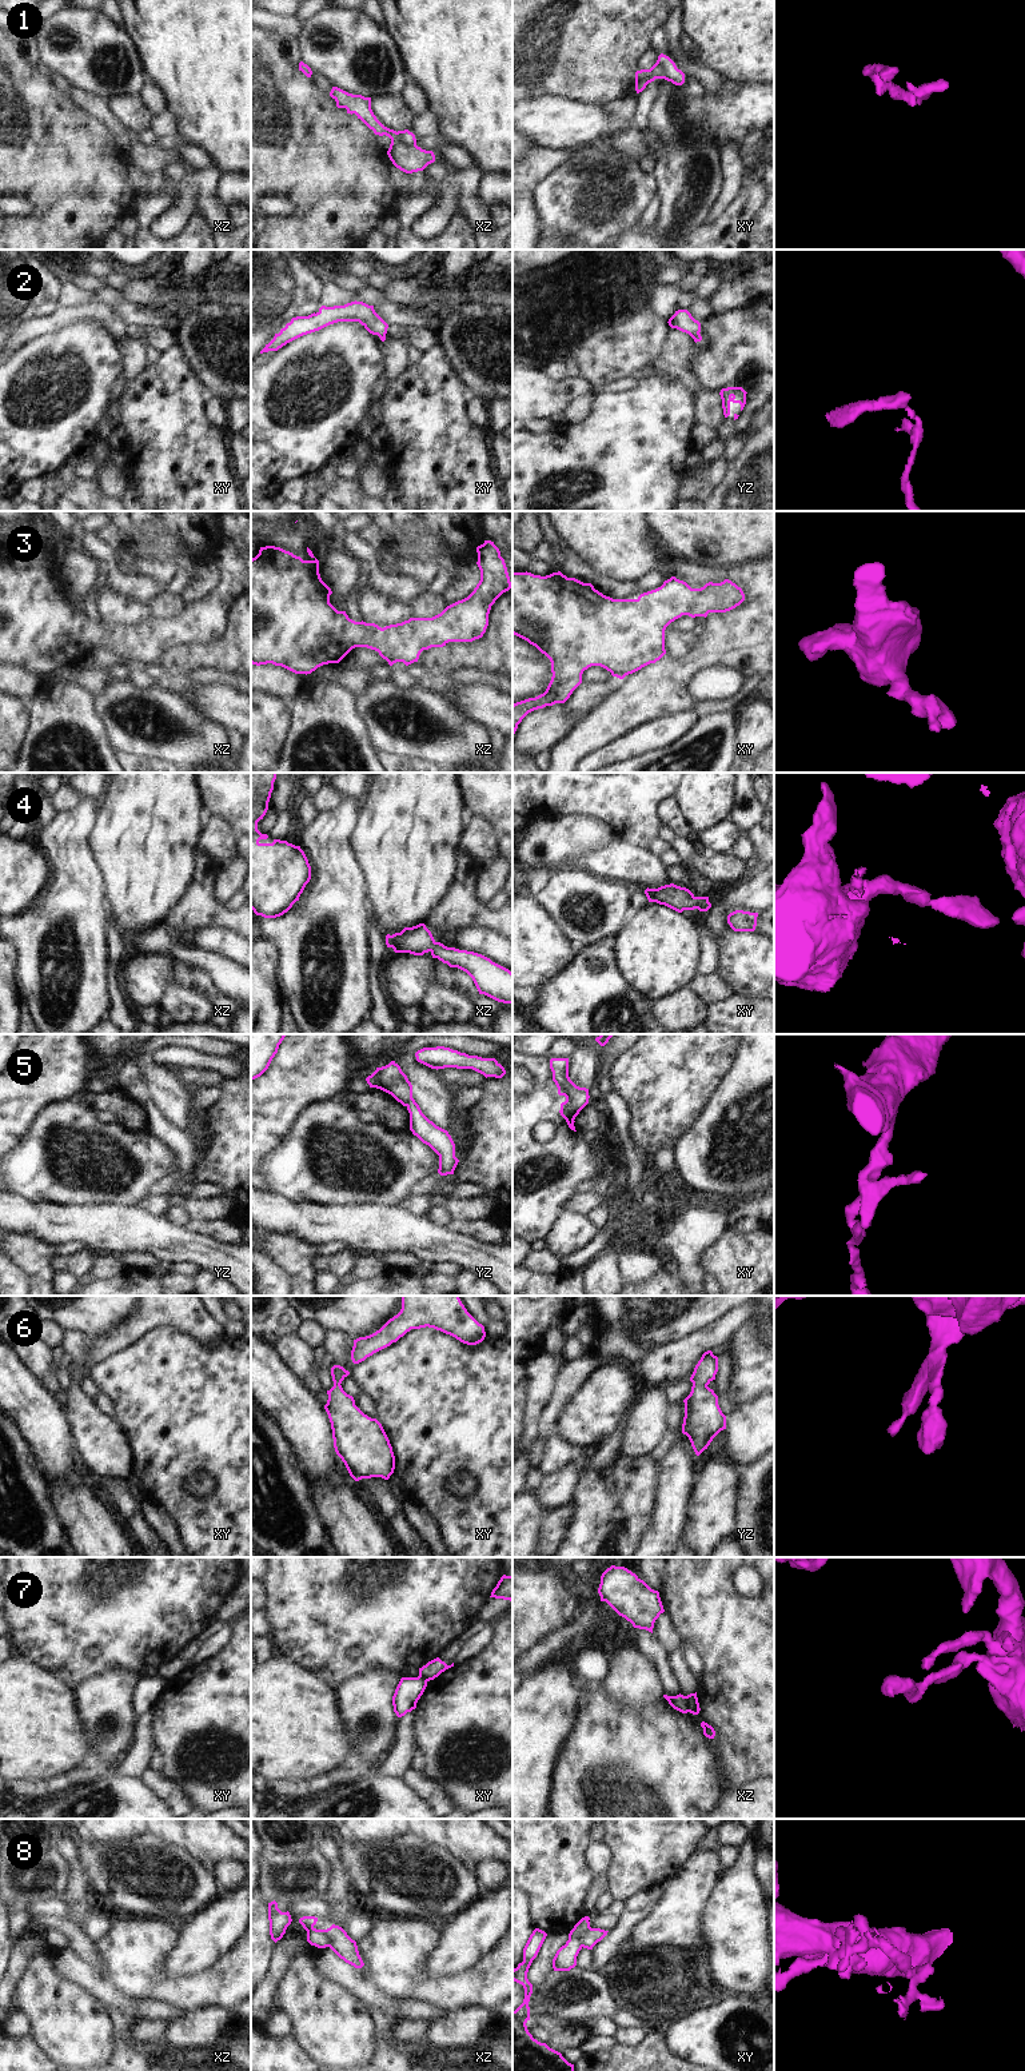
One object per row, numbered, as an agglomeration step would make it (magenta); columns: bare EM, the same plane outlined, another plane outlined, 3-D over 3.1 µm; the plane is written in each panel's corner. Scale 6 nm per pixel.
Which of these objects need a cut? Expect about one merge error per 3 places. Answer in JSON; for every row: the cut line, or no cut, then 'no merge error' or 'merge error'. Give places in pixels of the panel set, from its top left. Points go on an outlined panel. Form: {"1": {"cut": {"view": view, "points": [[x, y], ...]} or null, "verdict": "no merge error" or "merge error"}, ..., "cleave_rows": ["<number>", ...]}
{"1": {"cut": null, "verdict": "no merge error"}, "2": {"cut": null, "verdict": "no merge error"}, "3": {"cut": null, "verdict": "no merge error"}, "4": {"cut": null, "verdict": "no merge error"}, "5": {"cut": null, "verdict": "no merge error"}, "6": {"cut": null, "verdict": "no merge error"}, "7": {"cut": {"view": "xz", "points": [[684, 1696], [689, 1711]]}, "verdict": "merge error"}, "8": {"cut": {"view": "xy", "points": [[590, 1927], [581, 1936], [581, 1946]]}, "verdict": "merge error"}, "cleave_rows": ["7", "8"]}

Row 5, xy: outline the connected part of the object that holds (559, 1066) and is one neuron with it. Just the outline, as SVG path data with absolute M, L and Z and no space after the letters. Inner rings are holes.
M551 1058L550 1069L553 1081L558 1088L558 1094L565 1096L566 1101L561 1104L561 1116L566 1120L569 1128L574 1132L574 1120L579 1112L589 1104L589 1089L577 1086L569 1077L569 1058Z

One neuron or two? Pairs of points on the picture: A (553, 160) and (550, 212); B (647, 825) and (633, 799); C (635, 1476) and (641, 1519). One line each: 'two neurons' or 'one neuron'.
A: two neurons
B: one neuron
C: one neuron

